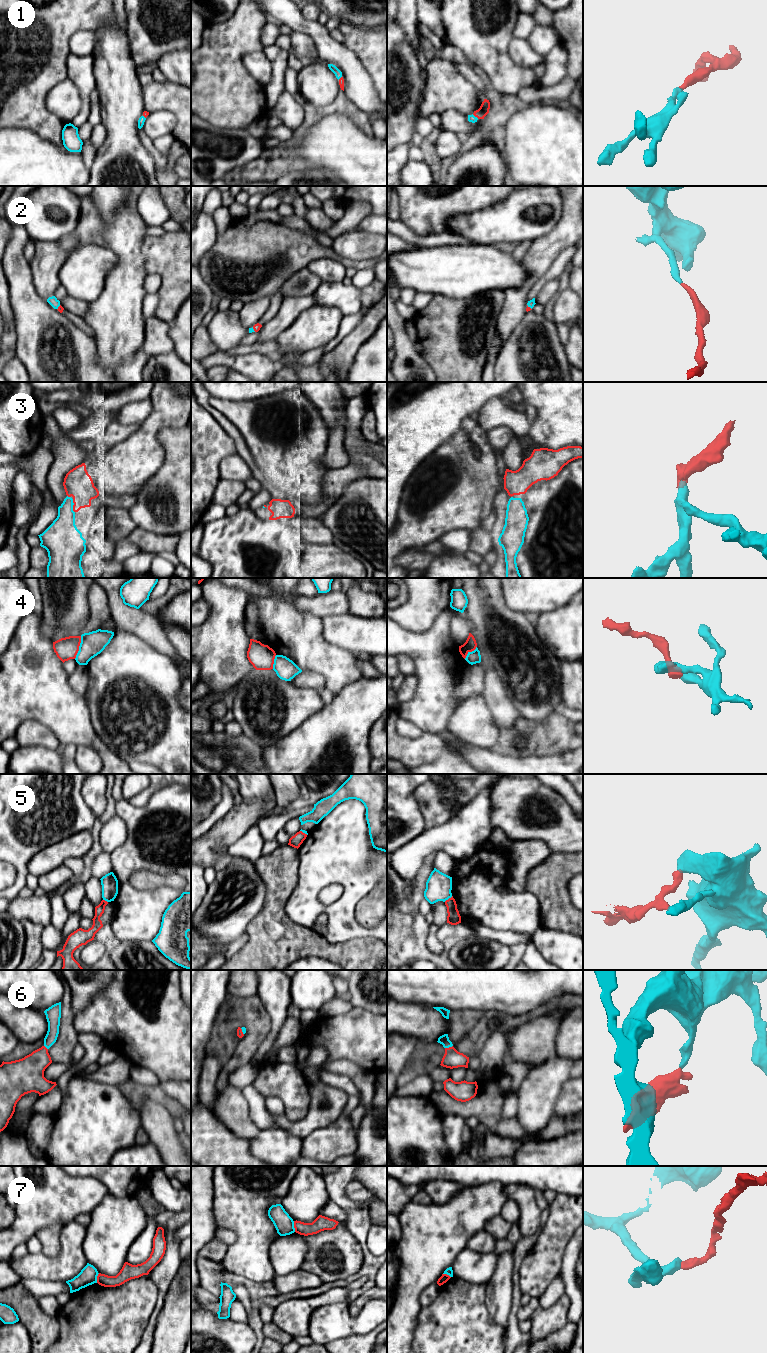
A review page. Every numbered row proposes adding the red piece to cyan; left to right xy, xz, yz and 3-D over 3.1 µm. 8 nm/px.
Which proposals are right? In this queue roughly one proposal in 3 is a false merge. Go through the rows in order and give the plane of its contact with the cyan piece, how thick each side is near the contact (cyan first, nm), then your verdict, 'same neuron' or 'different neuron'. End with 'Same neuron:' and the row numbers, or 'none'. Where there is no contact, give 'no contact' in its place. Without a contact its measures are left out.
1: meets cyan in yz; 60 nm thick on the cyan side, 80 nm on the other; same neuron
2: meets cyan in xz; 40 nm thick on the cyan side, 60 nm on the other; same neuron
3: meets cyan in xy; 260 nm thick on the cyan side, 220 nm on the other; same neuron
4: meets cyan in xy; 190 nm thick on the cyan side, 180 nm on the other; different neuron
5: meets cyan in yz; 200 nm thick on the cyan side, 110 nm on the other; different neuron
6: meets cyan in yz; 80 nm thick on the cyan side, 150 nm on the other; same neuron
7: meets cyan in xz; 160 nm thick on the cyan side, 120 nm on the other; different neuron
Same neuron: 1, 2, 3, 6

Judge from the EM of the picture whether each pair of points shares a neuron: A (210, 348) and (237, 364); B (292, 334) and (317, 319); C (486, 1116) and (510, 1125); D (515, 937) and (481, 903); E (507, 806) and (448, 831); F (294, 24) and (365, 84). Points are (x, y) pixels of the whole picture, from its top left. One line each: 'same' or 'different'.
A: different
B: same
C: same
D: different
E: different
F: same

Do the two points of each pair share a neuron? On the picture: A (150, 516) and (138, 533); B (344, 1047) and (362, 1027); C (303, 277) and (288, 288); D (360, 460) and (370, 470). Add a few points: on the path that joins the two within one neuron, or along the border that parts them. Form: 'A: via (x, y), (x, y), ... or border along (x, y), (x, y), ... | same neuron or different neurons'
A: border along (137, 526), (158, 534), (165, 534) | different neurons
B: via (347, 1042), (357, 1032) | same neuron
C: via (299, 281), (292, 288) | same neuron
D: via (362, 462), (368, 468) | same neuron

